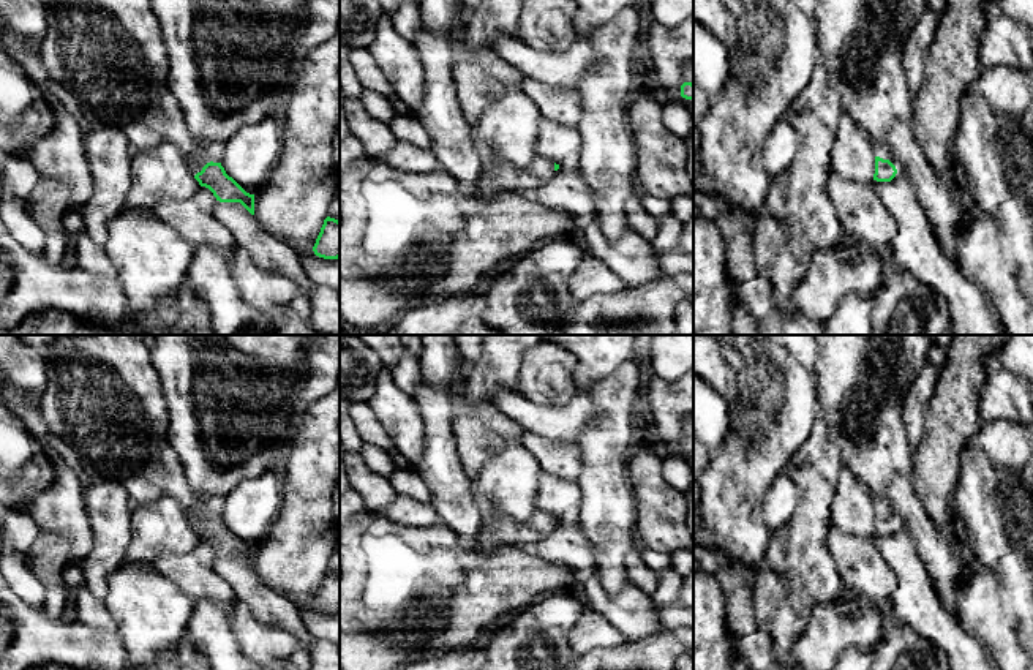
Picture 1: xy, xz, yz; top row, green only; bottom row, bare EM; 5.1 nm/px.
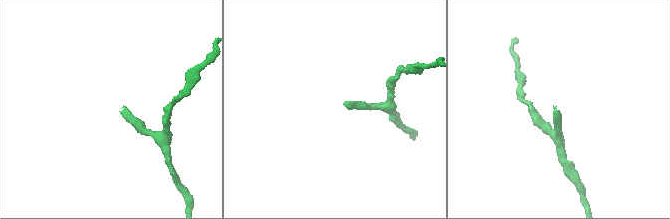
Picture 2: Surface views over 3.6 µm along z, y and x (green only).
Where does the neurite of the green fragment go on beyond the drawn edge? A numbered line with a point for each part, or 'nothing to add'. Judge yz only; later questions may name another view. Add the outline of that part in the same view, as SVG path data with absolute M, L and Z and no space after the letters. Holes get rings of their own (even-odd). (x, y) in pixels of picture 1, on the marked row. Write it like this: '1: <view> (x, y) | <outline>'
1: yz (882, 150) | M873 141L872 145L873 145L875 156L889 160L894 166L897 164L897 156L891 152L889 147L886 147L885 144L877 142L877 141Z

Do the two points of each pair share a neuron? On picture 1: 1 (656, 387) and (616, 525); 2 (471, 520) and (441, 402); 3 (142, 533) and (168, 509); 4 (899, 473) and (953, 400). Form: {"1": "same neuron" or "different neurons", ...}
{"1": "different neurons", "2": "same neuron", "3": "same neuron", "4": "different neurons"}

